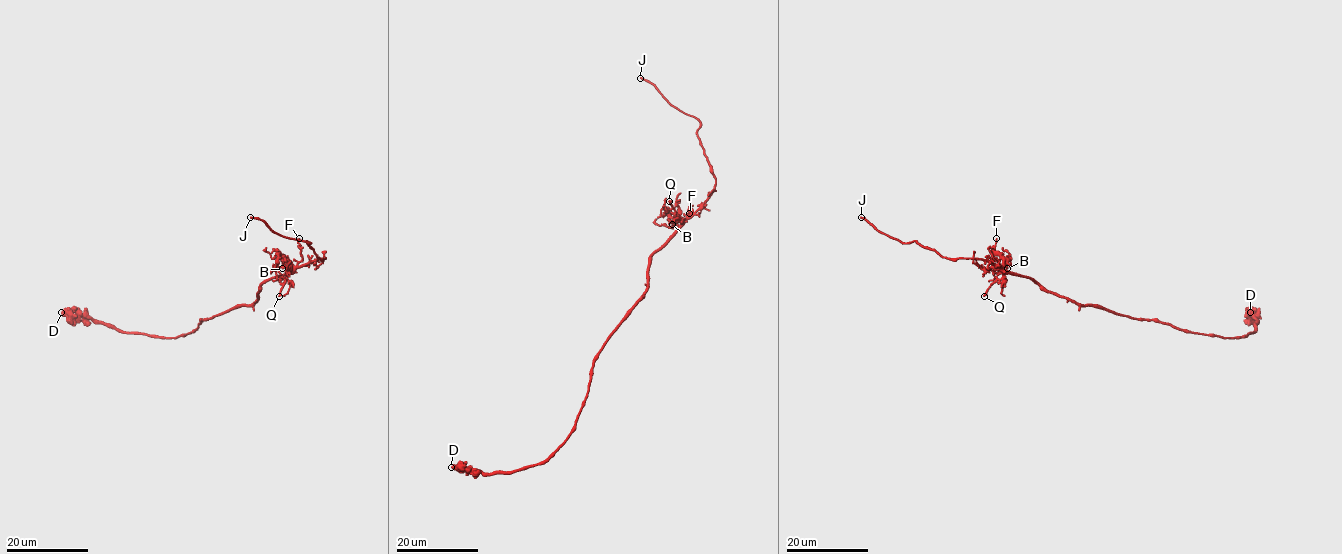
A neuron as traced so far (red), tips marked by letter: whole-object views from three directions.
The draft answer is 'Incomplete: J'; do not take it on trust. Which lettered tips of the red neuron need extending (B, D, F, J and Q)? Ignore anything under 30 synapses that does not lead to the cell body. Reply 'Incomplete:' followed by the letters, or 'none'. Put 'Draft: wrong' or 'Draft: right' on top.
Draft: right
Incomplete: J

